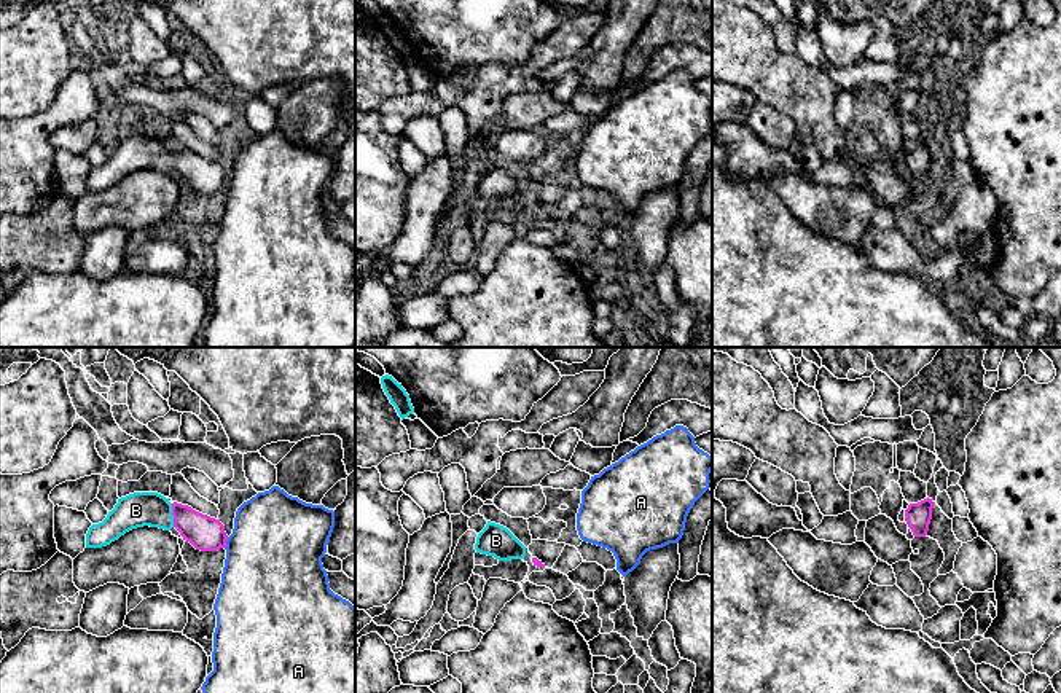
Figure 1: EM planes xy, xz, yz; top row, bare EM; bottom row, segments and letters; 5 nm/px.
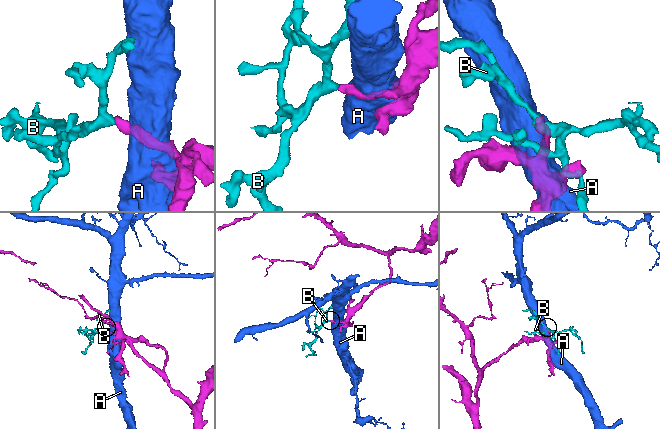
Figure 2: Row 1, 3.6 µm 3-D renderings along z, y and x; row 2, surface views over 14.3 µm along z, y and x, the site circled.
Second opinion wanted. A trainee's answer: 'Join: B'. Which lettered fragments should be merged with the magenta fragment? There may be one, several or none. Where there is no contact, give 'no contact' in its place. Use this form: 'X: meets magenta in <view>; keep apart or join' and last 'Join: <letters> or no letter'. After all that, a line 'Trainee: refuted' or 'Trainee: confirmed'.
A: meets magenta in xy; keep apart
B: meets magenta in xy; join
Join: B
Trainee: confirmed

